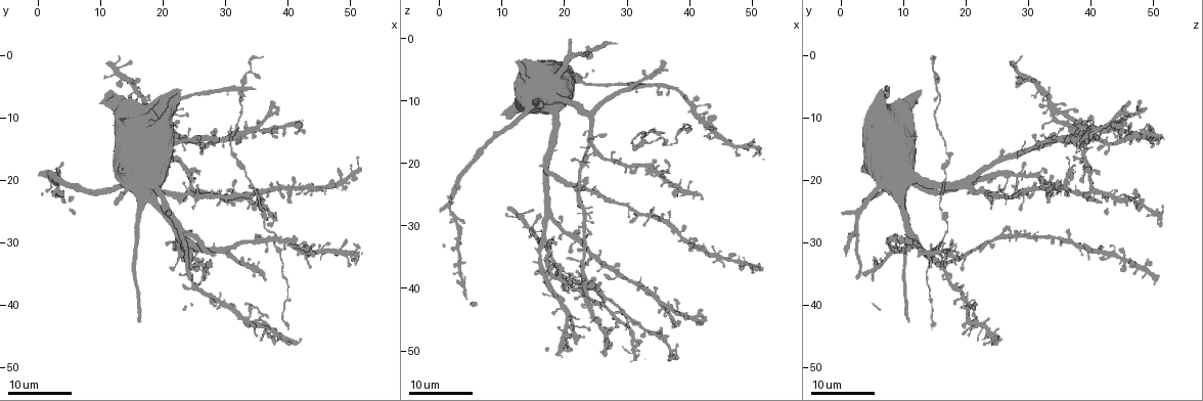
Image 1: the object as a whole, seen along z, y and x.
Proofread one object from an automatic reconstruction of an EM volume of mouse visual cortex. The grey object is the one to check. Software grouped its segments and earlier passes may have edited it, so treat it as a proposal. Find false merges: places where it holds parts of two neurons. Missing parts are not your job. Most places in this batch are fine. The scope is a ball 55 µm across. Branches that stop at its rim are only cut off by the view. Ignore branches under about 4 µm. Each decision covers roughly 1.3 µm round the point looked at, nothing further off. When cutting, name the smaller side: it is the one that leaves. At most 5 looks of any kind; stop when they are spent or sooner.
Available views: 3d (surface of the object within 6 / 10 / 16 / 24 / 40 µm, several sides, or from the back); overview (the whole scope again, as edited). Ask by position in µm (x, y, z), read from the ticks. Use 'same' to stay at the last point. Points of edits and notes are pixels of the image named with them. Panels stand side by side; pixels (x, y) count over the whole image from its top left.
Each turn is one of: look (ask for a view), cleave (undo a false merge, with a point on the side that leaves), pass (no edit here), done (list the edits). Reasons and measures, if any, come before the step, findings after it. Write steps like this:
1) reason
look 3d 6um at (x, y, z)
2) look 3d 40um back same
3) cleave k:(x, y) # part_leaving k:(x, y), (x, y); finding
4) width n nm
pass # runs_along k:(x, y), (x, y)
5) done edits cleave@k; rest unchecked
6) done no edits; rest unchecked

branch point
look 3d 16um at (31.0, 31.5, 8.0)

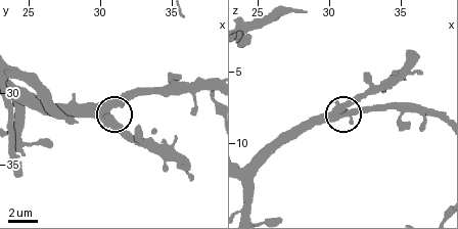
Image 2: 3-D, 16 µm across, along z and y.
look 3d 6um same

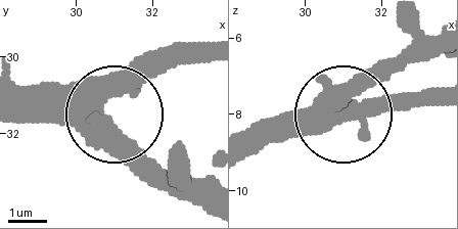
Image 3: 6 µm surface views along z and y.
pass # one neuron here

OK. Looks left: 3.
look 3d 24um at (35.0, 42.0, 21.5)

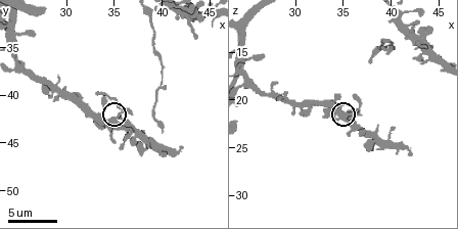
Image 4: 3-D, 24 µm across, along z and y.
look 3d 6um same

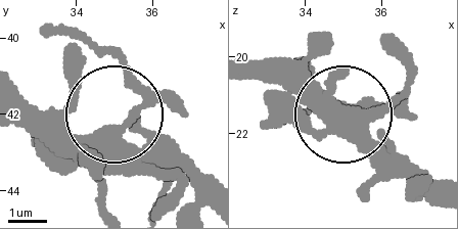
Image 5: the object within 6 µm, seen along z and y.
cleave 5:(178, 96) # part_leaving 5:(130, 115), (143, 89), (117, 59), (42, 31); two neurons meet here

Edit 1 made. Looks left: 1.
done edits cleave@5; rest unchecked

